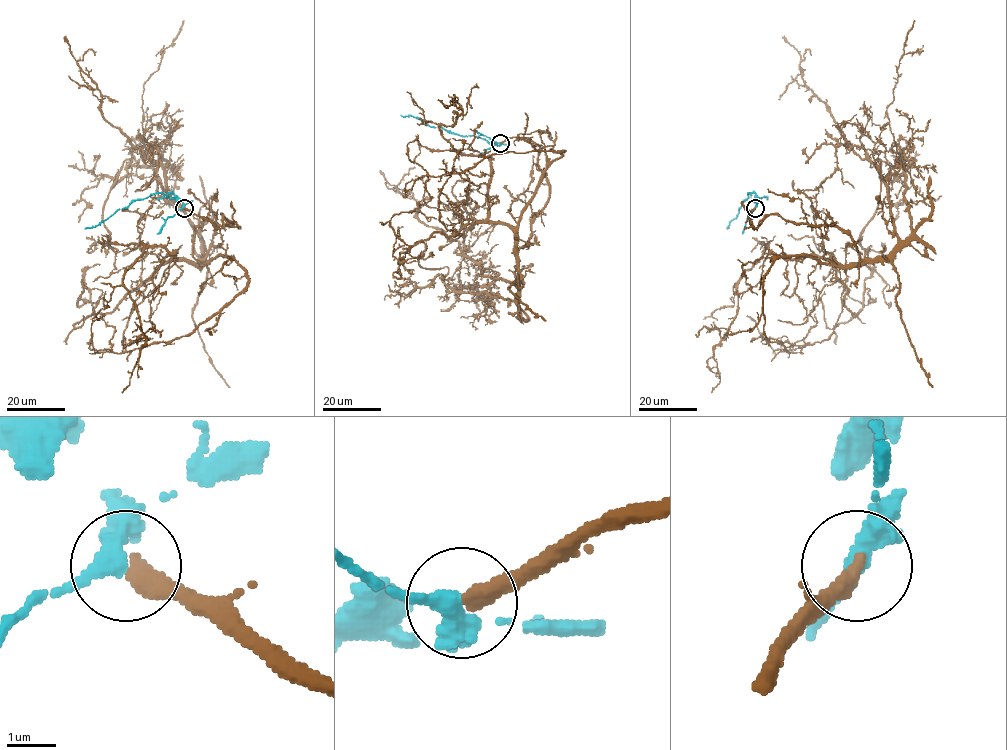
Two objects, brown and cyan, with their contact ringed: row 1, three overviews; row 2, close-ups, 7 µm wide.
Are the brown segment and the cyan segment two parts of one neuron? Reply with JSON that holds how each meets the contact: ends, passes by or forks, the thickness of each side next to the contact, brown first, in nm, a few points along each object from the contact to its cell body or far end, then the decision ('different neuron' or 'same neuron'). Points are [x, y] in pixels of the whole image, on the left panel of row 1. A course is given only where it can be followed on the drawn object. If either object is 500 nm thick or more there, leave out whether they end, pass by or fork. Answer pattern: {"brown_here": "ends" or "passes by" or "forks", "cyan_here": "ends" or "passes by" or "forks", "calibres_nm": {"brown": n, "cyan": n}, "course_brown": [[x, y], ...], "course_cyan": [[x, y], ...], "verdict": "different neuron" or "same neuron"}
{"brown_here": "ends", "cyan_here": "passes by", "calibres_nm": {"brown": 400, "cyan": 340}, "course_brown": [[184, 208], [232, 223], [200, 265], [229, 255], [247, 285], [192, 332], [122, 353], [93, 348], [101, 316]], "course_cyan": [[184, 207], [172, 193], [153, 193], [133, 200], [104, 221], [85, 229]], "verdict": "same neuron"}

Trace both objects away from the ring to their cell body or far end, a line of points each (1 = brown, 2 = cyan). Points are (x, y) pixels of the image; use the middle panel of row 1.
1: (500, 143), (537, 144), (548, 184), (517, 250), (521, 211), (564, 152), (430, 176), (409, 160), (417, 134)
2: (500, 143), (492, 145), (479, 137), (449, 133), (442, 128), (425, 125), (413, 116), (401, 115)

